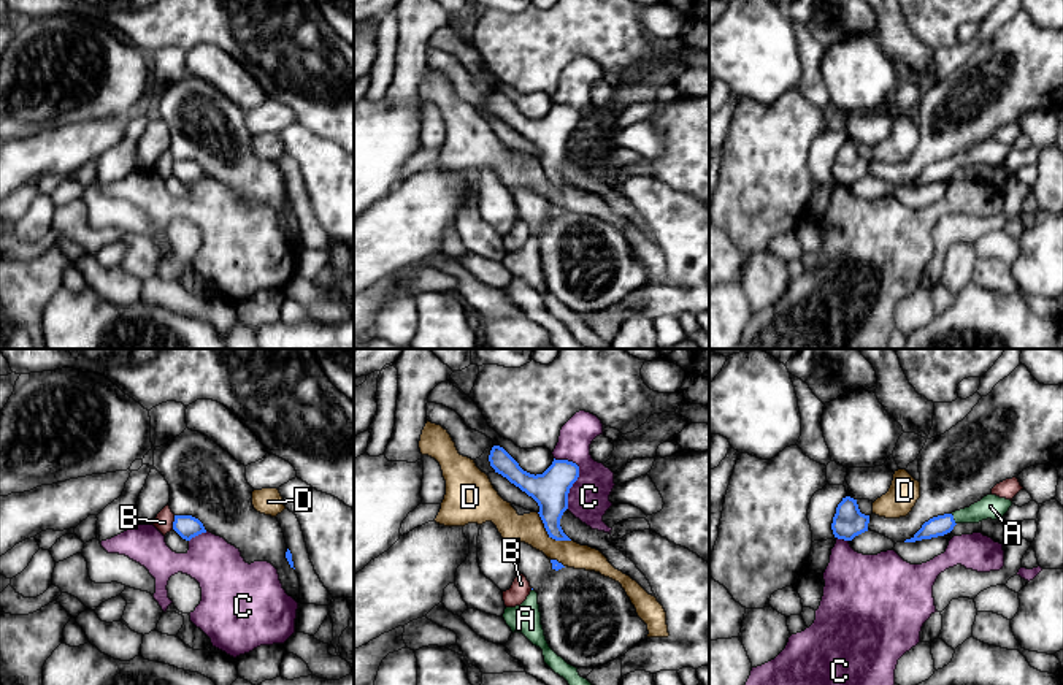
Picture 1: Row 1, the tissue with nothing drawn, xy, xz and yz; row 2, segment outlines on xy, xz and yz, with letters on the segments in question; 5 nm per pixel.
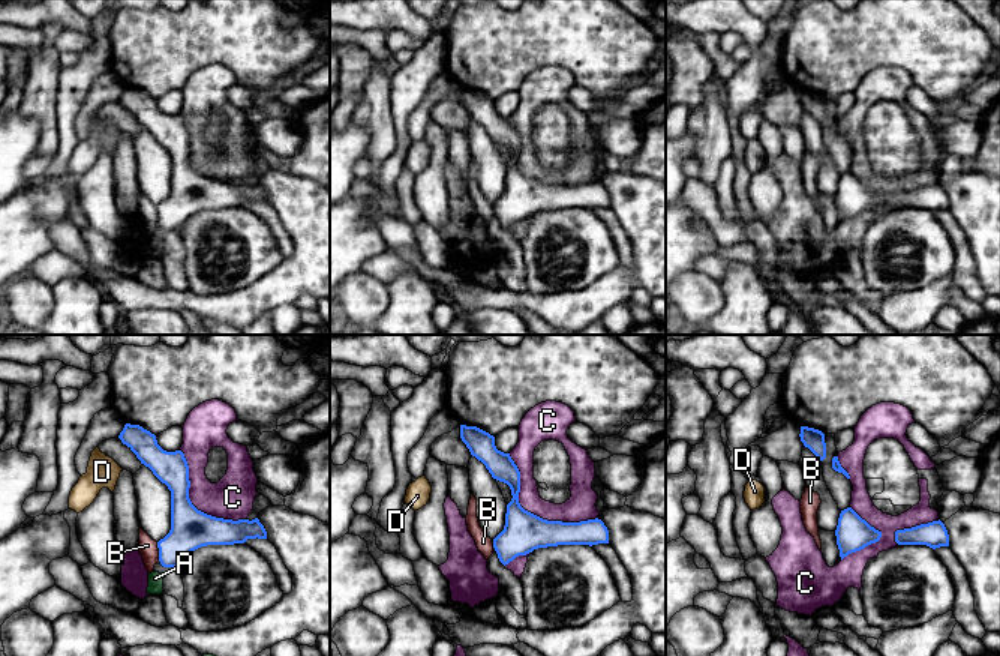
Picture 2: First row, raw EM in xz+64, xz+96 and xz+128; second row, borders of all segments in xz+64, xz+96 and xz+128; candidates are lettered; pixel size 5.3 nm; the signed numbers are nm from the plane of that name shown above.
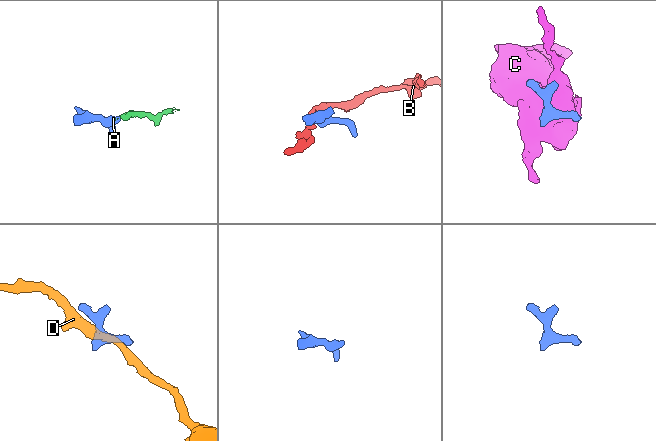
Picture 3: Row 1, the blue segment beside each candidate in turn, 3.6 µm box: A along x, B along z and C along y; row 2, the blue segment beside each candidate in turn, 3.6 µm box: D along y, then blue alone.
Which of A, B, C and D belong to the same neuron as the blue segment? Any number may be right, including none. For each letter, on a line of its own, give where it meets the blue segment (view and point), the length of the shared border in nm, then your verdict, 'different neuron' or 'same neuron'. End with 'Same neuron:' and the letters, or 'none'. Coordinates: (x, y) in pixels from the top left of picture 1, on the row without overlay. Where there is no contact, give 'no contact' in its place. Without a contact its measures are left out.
A: yz (952, 164) | 60 nm | same neuron
B: xy (173, 167) | 70 nm | different neuron
C: xz (578, 121) | 280 nm | different neuron
D: xz (549, 179) | 220 nm | different neuron
Same neuron: A

